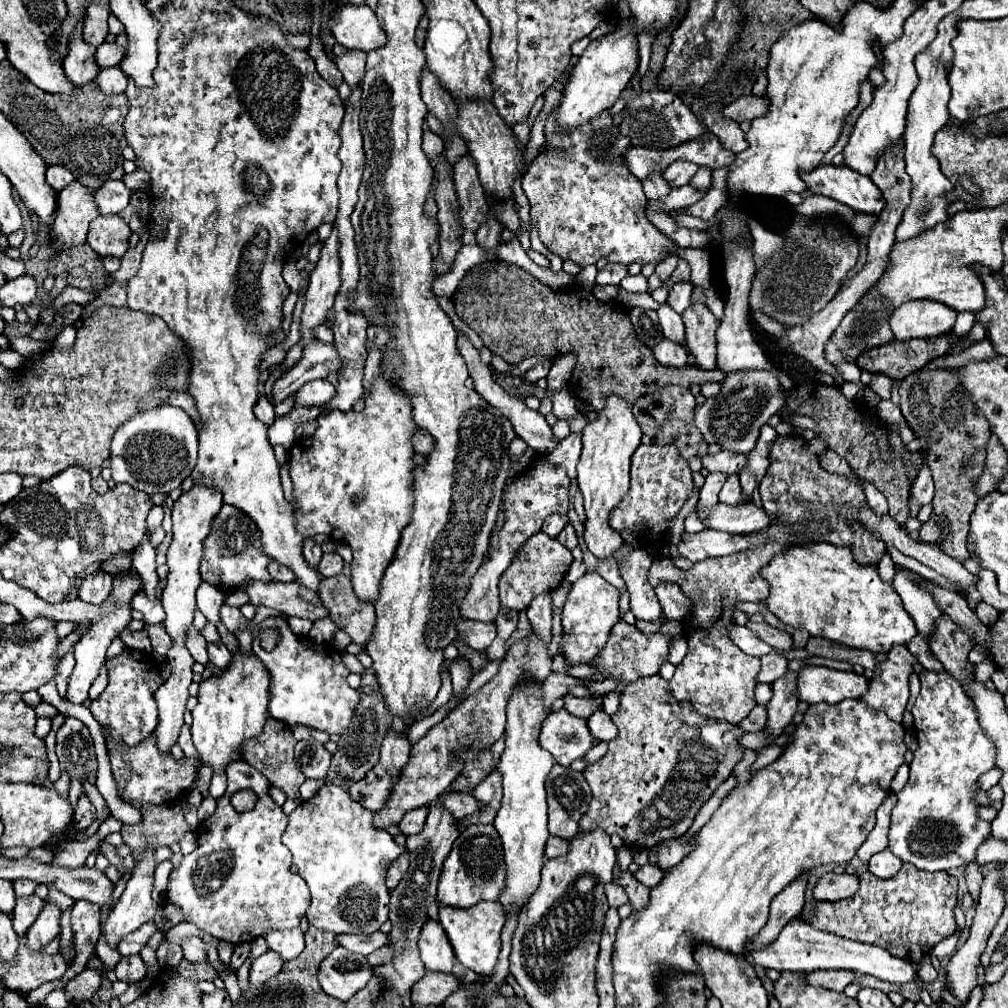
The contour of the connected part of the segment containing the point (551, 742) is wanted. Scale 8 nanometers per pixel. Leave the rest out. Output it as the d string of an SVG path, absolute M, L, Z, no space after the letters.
M562 708L546 716L538 742L560 766L570 766L576 758L586 756L598 740L590 734L586 718L576 718Z

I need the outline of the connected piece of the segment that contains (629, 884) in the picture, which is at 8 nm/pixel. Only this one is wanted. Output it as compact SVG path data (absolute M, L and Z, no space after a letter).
M620 870L618 876L616 876L616 882L626 890L628 898L630 898L630 904L634 906L634 910L642 910L646 904L648 904L648 888L644 884L640 884L630 872L626 870Z

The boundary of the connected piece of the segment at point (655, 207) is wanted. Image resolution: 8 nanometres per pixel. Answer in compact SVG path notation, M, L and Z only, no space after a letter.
M686 184L686 186L680 186L680 188L672 188L672 192L660 200L648 200L648 206L646 206L646 214L648 212L676 212L680 208L688 208L692 204L696 204L706 192L702 190L696 190L694 186Z

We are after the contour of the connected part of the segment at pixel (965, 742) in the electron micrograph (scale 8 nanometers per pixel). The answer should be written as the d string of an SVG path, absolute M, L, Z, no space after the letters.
M924 670L918 676L922 690L912 708L914 730L918 730L916 732L918 750L914 752L914 760L910 762L910 780L898 792L898 804L892 810L888 848L900 860L910 862L920 870L928 872L952 870L956 866L974 862L978 844L990 836L990 822L984 822L976 816L978 806L972 802L972 798L978 792L976 788L978 776L994 768L996 750L994 744L986 738L986 734L980 730L972 700L964 694L960 682L956 682L952 674L946 674L946 670L940 672Z

